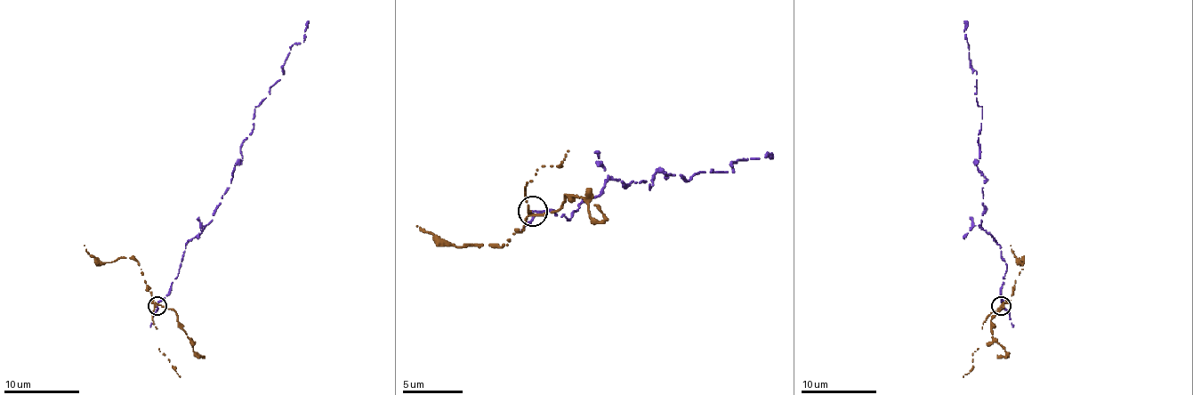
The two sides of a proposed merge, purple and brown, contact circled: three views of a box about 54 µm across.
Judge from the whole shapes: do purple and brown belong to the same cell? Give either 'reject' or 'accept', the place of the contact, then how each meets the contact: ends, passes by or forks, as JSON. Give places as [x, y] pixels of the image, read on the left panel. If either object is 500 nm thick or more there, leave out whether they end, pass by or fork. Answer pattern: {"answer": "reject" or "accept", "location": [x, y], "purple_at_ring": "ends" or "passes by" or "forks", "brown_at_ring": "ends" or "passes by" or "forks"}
{"answer": "reject", "location": [157, 306], "purple_at_ring": "passes by", "brown_at_ring": "forks"}

